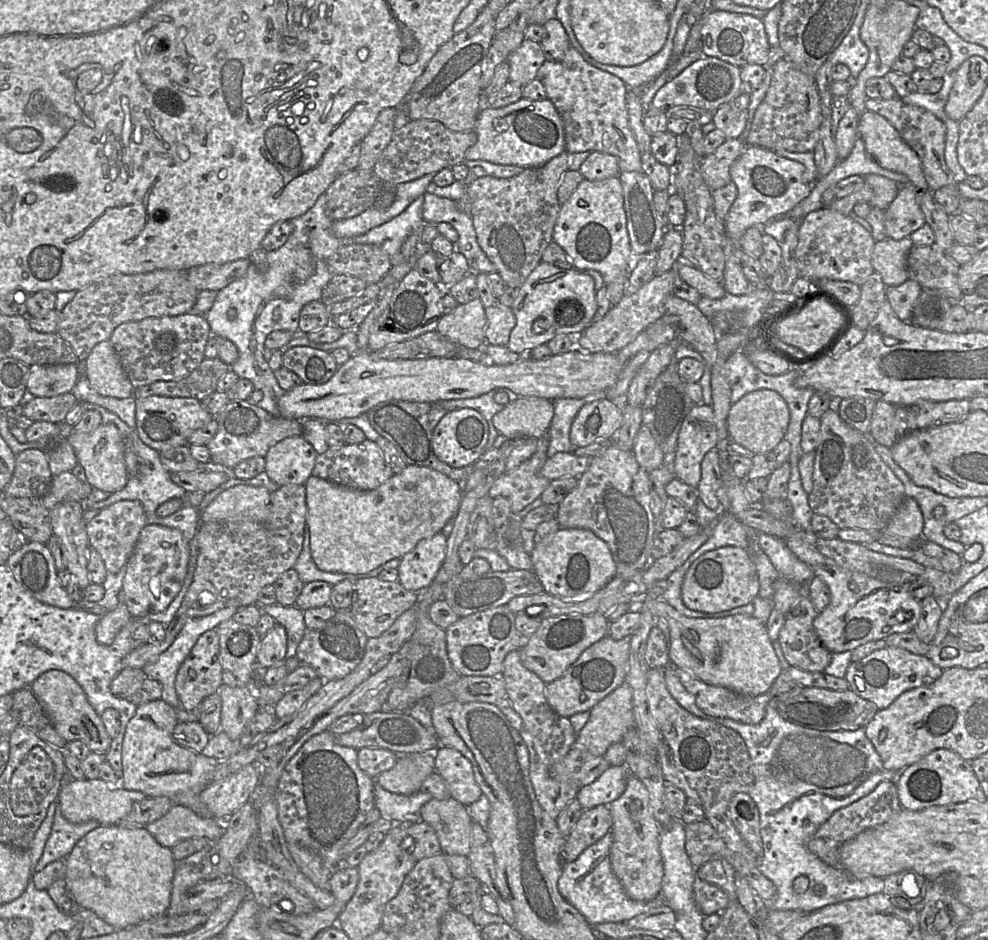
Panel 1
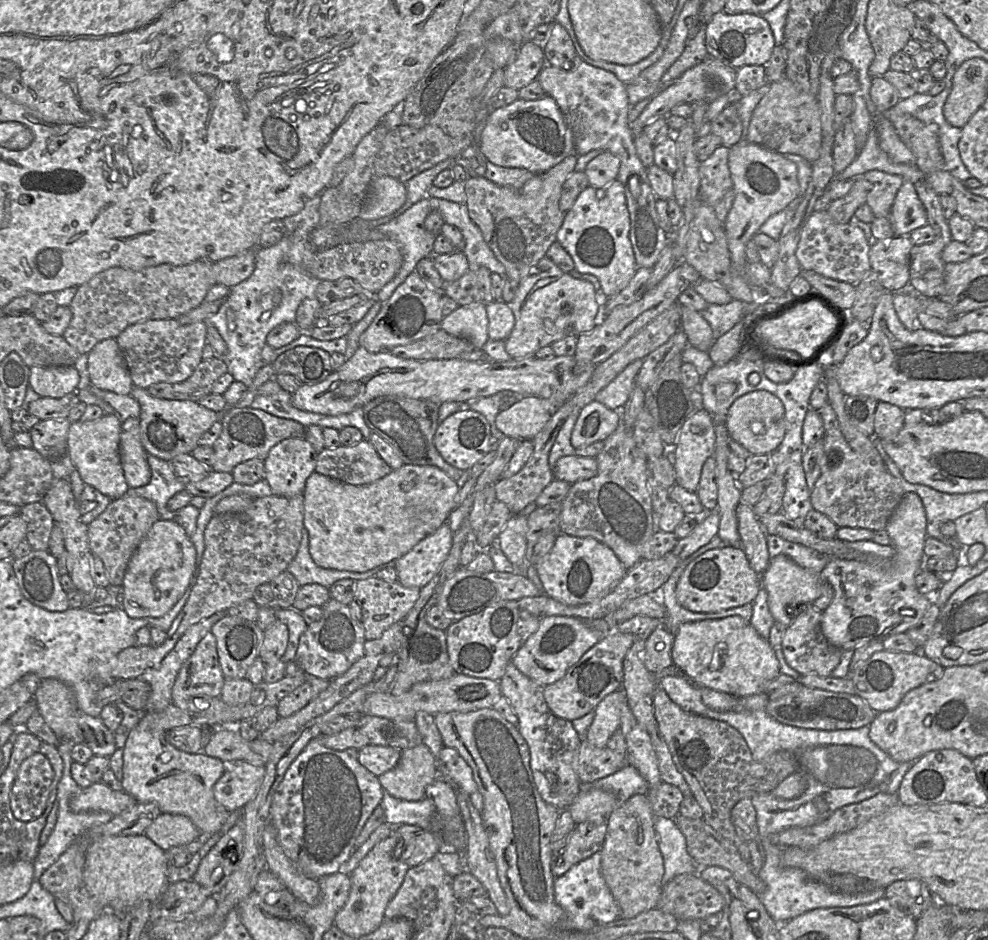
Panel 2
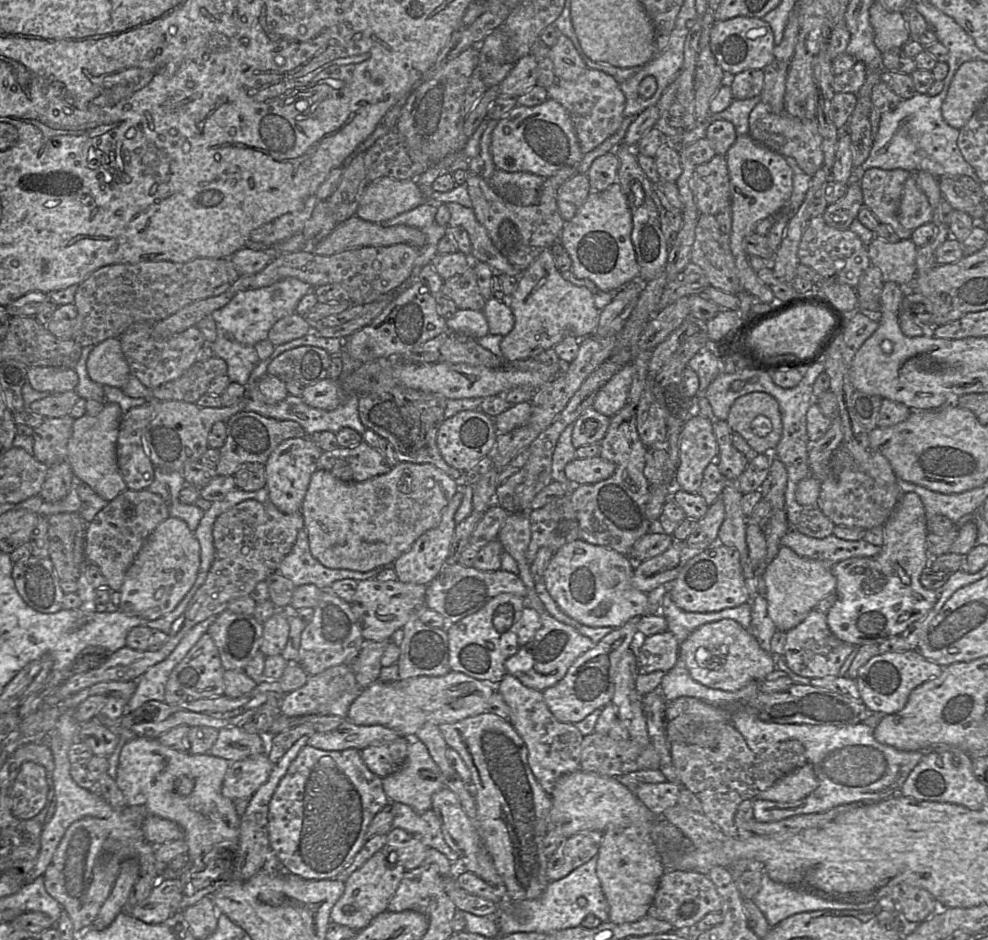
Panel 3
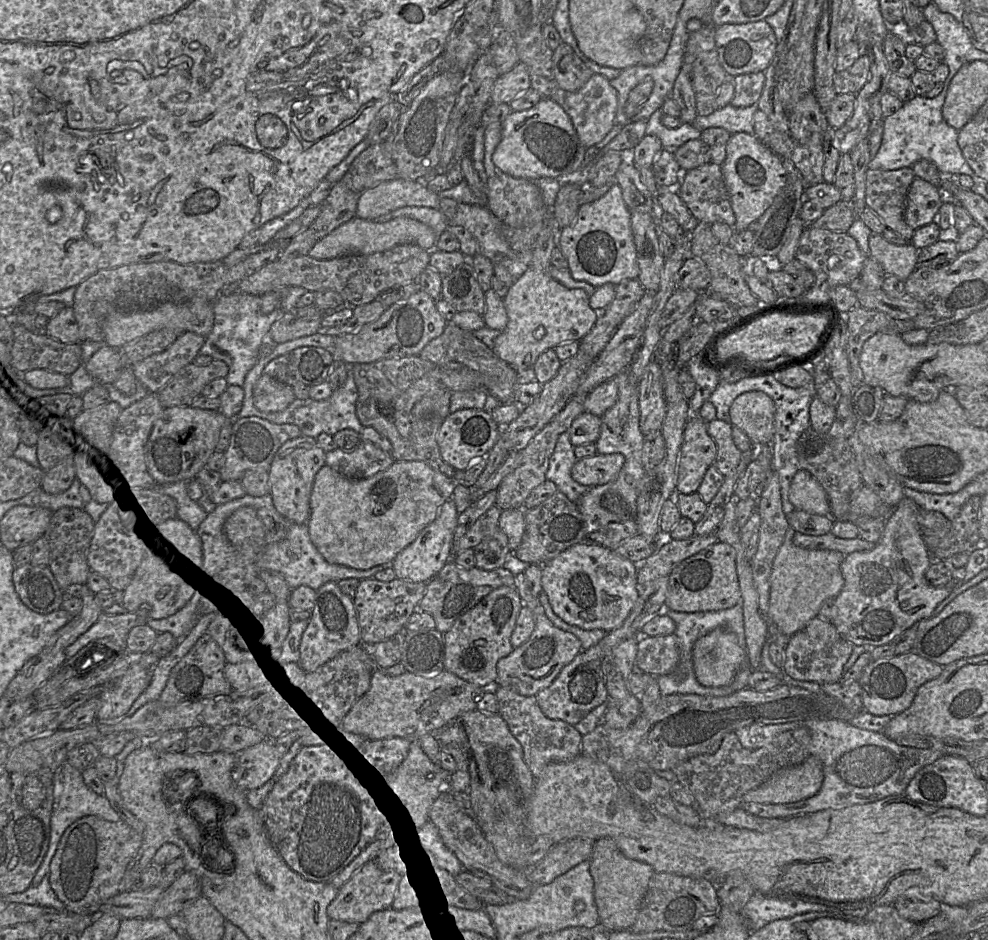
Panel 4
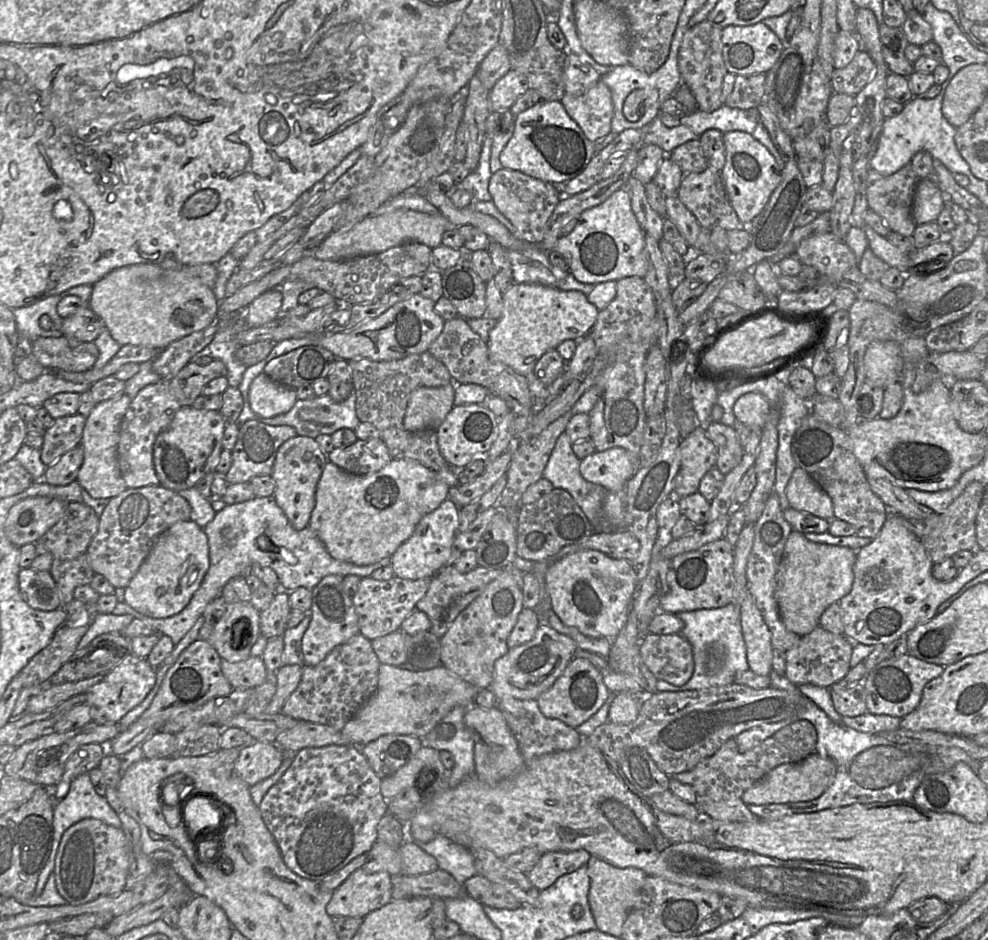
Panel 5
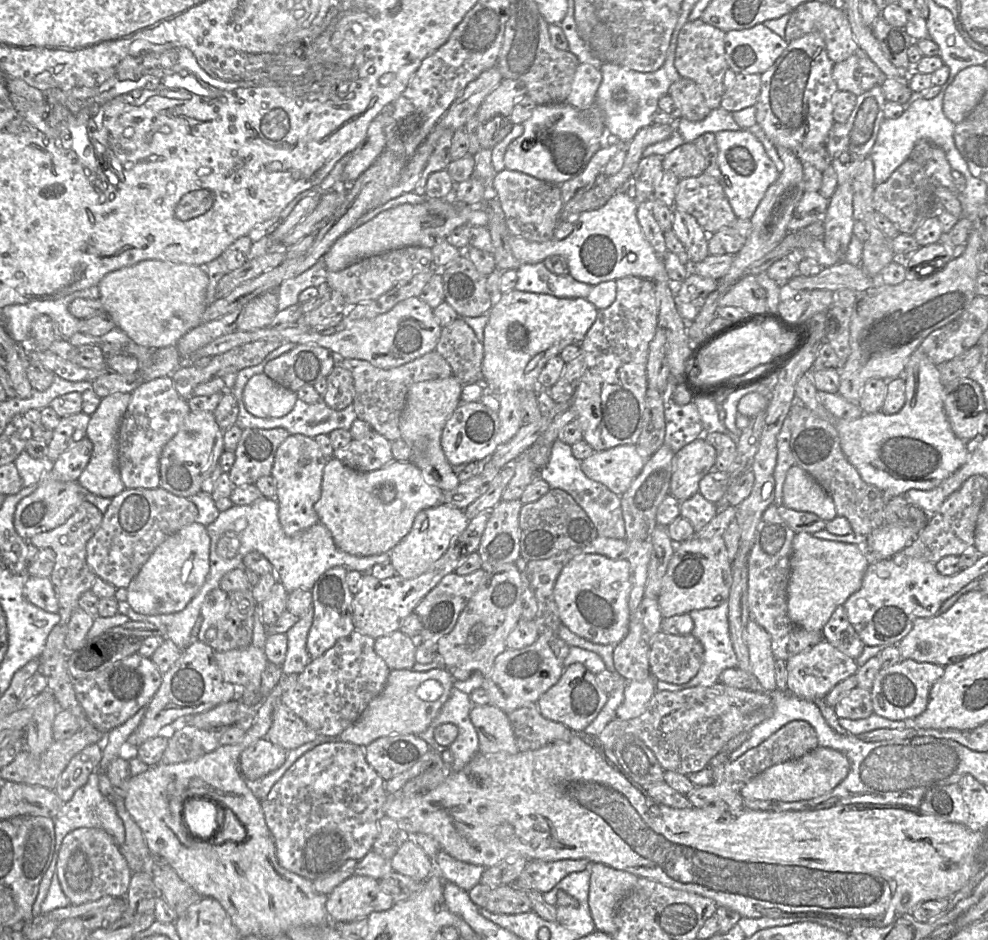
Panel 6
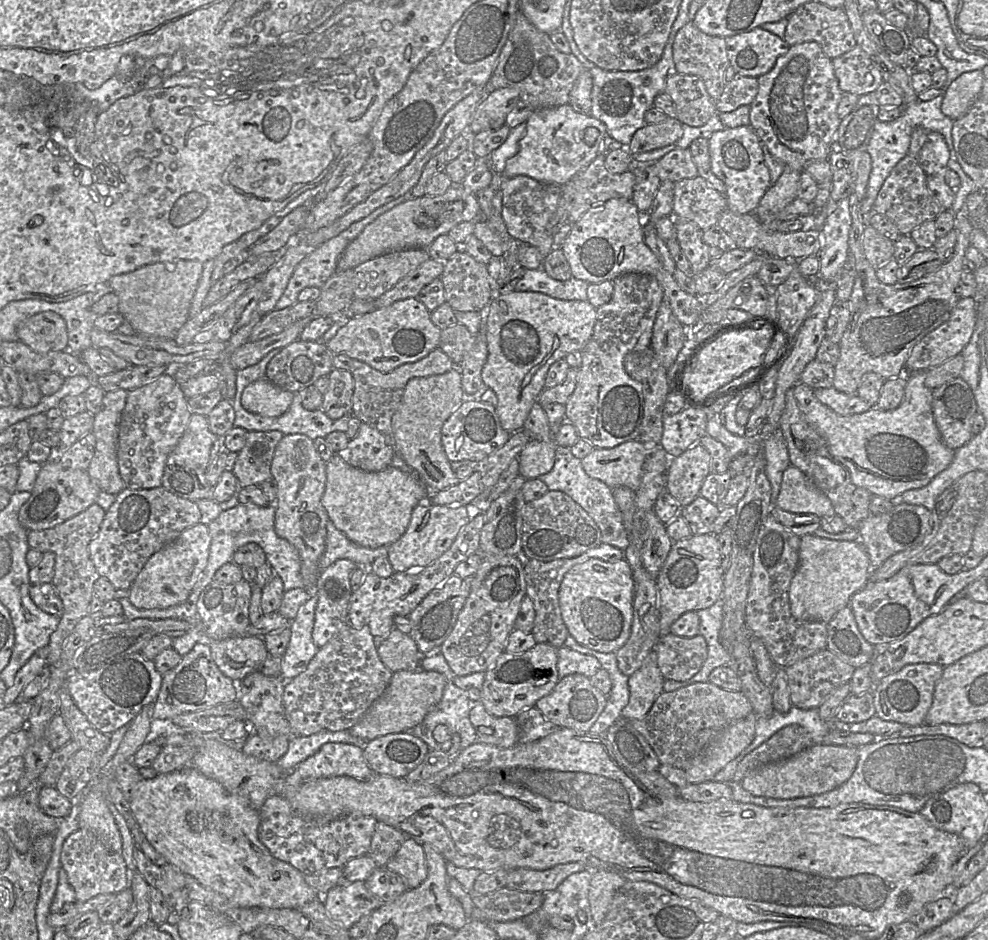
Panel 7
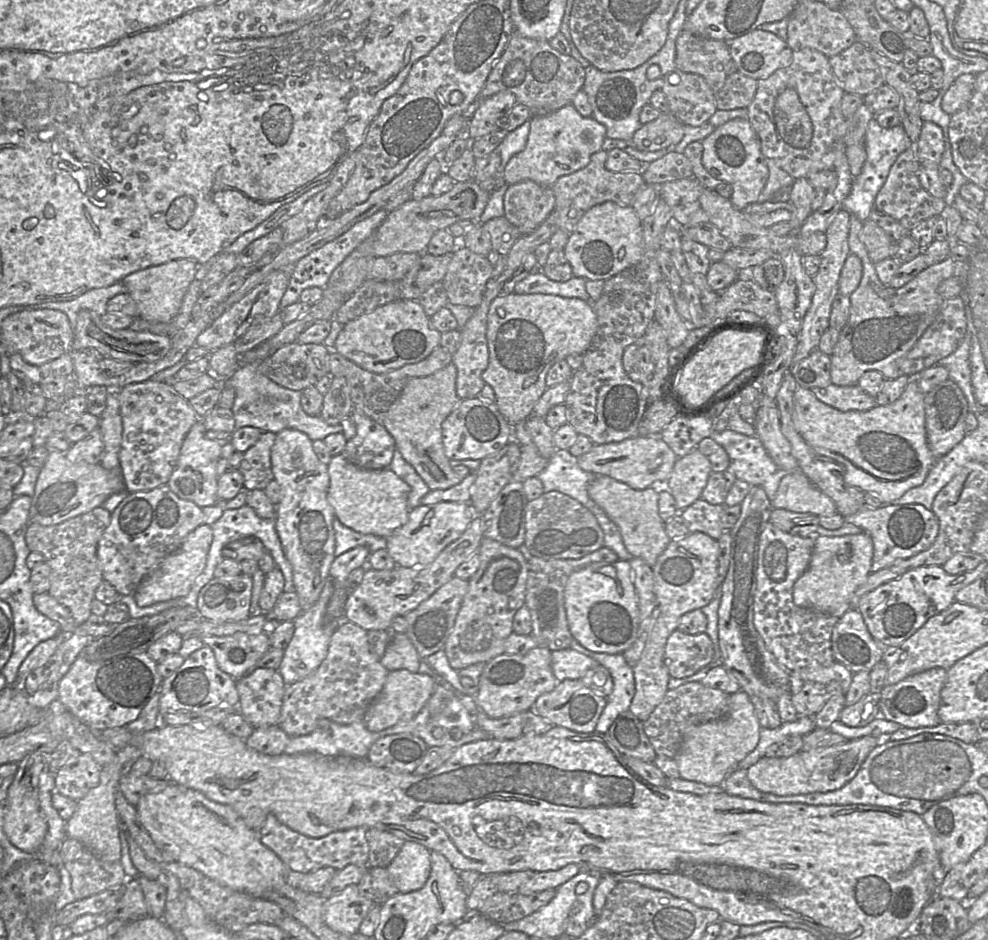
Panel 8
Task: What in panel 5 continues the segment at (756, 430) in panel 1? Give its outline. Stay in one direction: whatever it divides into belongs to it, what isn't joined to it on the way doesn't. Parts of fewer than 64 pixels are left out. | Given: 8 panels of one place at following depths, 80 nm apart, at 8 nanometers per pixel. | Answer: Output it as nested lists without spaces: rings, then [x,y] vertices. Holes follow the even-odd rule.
[[[749,392],[741,395],[733,406],[736,419],[751,430],[763,429],[771,412],[768,399],[759,392]]]

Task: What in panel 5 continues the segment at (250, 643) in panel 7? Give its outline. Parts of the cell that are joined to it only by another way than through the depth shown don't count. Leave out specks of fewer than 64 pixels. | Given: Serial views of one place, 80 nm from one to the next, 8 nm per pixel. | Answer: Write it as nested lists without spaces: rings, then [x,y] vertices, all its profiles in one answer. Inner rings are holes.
[[[250,656],[239,662],[222,659],[222,673],[233,689],[255,688],[263,684],[268,671],[262,657]]]

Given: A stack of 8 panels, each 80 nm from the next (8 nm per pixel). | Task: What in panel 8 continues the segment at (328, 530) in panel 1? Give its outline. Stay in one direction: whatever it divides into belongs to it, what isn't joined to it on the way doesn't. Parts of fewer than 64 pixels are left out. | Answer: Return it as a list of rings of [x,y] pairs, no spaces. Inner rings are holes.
[[[339,454],[332,456],[328,474],[330,484],[327,500],[333,507],[335,518],[344,526],[361,534],[387,538],[407,522],[410,487],[389,468],[362,469]]]

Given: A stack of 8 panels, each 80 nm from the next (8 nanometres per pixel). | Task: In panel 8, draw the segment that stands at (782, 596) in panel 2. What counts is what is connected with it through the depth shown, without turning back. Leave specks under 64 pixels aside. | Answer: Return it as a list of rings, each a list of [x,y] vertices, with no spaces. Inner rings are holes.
[[[864,531],[840,537],[815,535],[809,566],[793,586],[794,604],[840,618],[852,607],[855,591],[871,574],[872,559],[873,541]]]

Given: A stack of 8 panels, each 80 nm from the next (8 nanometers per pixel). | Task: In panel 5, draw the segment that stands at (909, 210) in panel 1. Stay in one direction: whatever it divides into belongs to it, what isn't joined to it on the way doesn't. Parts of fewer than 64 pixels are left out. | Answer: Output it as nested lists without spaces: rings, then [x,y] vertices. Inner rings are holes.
[[[929,179],[917,183],[912,204],[912,217],[916,225],[936,222],[945,205],[946,195]]]

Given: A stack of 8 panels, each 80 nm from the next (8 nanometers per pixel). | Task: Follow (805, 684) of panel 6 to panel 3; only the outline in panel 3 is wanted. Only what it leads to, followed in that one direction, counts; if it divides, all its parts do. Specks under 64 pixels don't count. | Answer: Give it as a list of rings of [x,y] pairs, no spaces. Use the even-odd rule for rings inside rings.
[[[814,609],[796,627],[786,632],[783,657],[795,674],[809,678],[837,677],[854,645],[837,638],[827,624],[826,614]]]

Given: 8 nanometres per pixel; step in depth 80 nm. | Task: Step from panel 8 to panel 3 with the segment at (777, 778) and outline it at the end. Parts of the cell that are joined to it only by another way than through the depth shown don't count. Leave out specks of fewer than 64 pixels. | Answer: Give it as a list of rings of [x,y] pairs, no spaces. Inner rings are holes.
[[[807,762],[801,768],[778,780],[754,799],[781,803],[795,802],[811,794],[817,789],[818,784],[813,766]]]

